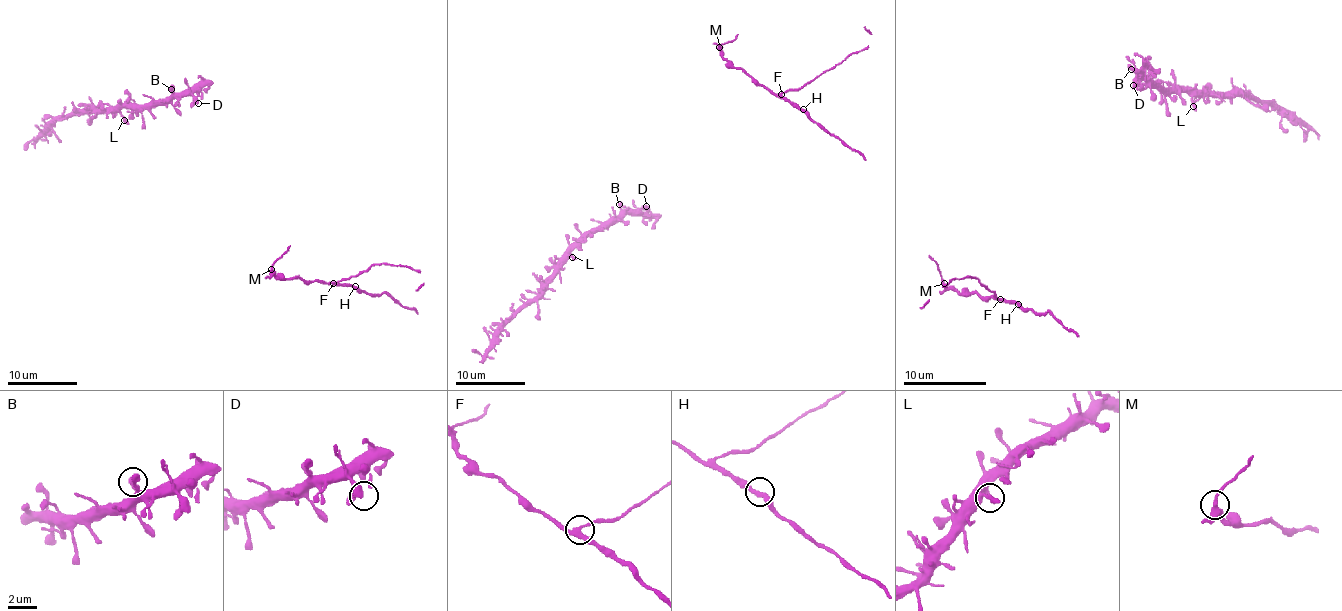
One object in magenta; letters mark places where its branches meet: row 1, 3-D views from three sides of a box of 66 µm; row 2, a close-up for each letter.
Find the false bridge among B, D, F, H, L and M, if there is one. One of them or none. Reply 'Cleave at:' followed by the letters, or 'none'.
Cleave at: F

